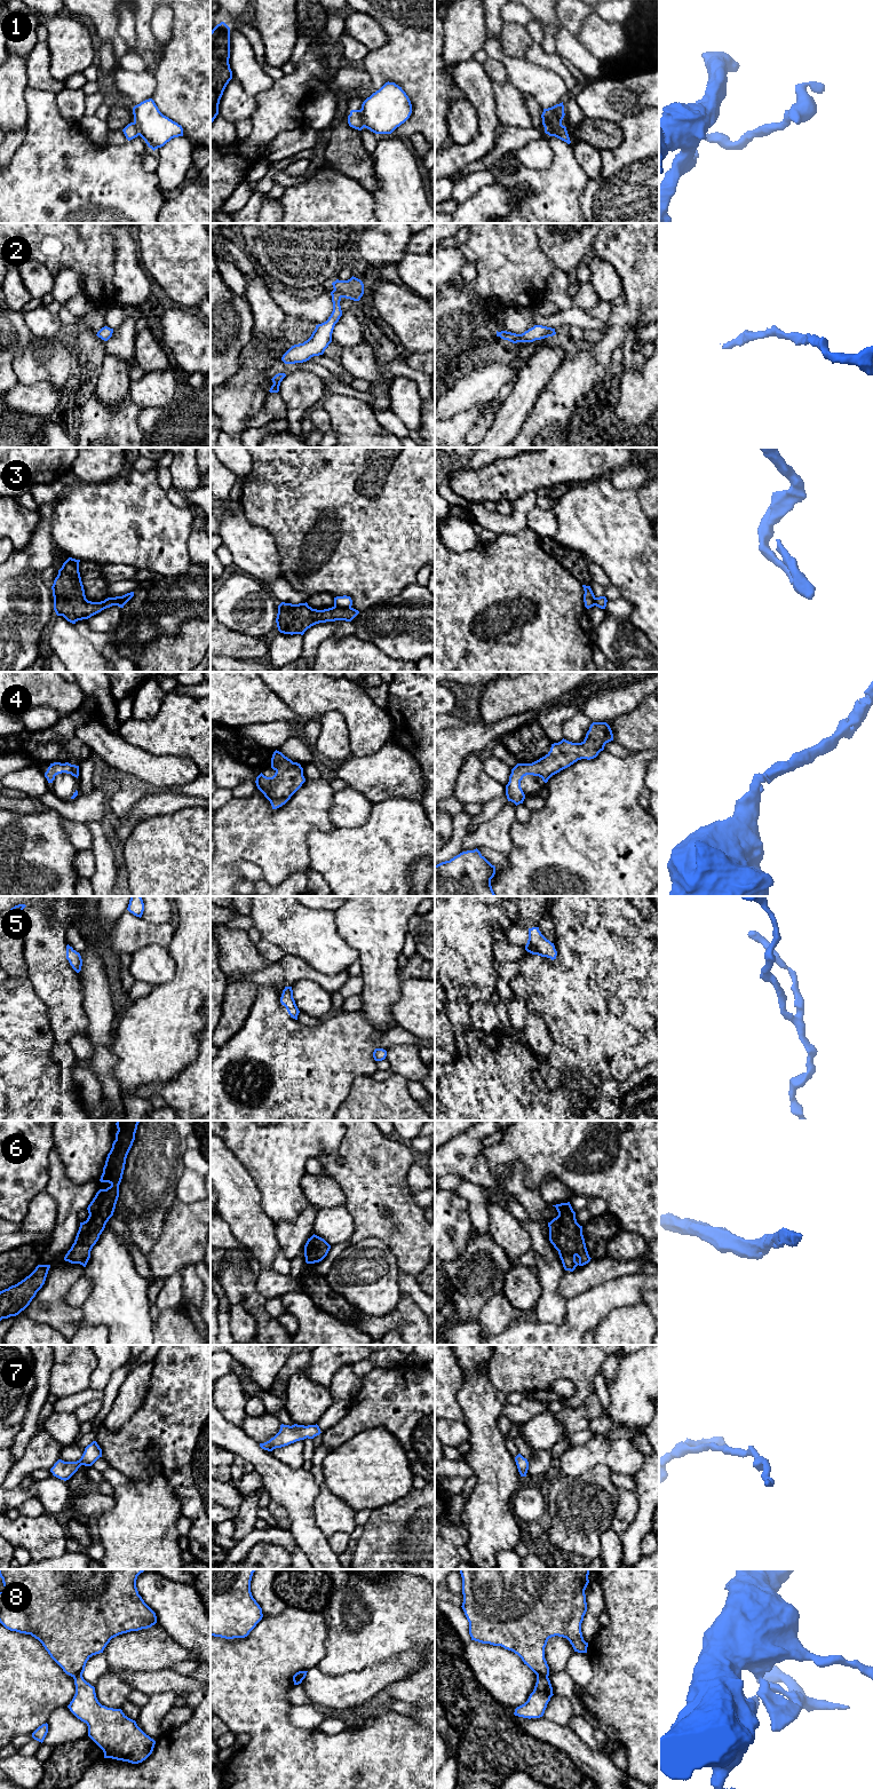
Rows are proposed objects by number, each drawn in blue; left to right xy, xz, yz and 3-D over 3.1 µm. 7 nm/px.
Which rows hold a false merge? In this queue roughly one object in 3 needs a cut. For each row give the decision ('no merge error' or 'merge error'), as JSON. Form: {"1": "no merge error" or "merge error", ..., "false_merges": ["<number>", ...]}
{"1": "no merge error", "2": "no merge error", "3": "merge error", "4": "no merge error", "5": "no merge error", "6": "no merge error", "7": "no merge error", "8": "merge error", "false_merges": ["3", "8"]}

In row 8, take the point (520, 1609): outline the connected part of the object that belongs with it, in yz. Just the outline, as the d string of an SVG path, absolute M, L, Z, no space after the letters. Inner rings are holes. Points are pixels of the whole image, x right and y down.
M460 1569L462 1577L462 1609L469 1622L471 1640L501 1646L517 1654L537 1676L549 1676L545 1647L549 1638L566 1638L574 1652L587 1653L581 1623L587 1612L585 1590L589 1569Z

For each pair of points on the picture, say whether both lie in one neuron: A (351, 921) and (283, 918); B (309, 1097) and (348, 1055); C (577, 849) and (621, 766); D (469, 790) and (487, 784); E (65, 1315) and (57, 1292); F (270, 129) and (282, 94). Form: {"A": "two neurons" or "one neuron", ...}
{"A": "two neurons", "B": "one neuron", "C": "one neuron", "D": "one neuron", "E": "one neuron", "F": "one neuron"}

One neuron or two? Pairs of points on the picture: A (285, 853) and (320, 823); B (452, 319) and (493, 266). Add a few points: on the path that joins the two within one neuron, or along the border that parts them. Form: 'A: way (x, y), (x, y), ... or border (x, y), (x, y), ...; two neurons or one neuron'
A: way (291, 842), (310, 823); one neuron
B: way (459, 306), (485, 279); one neuron

